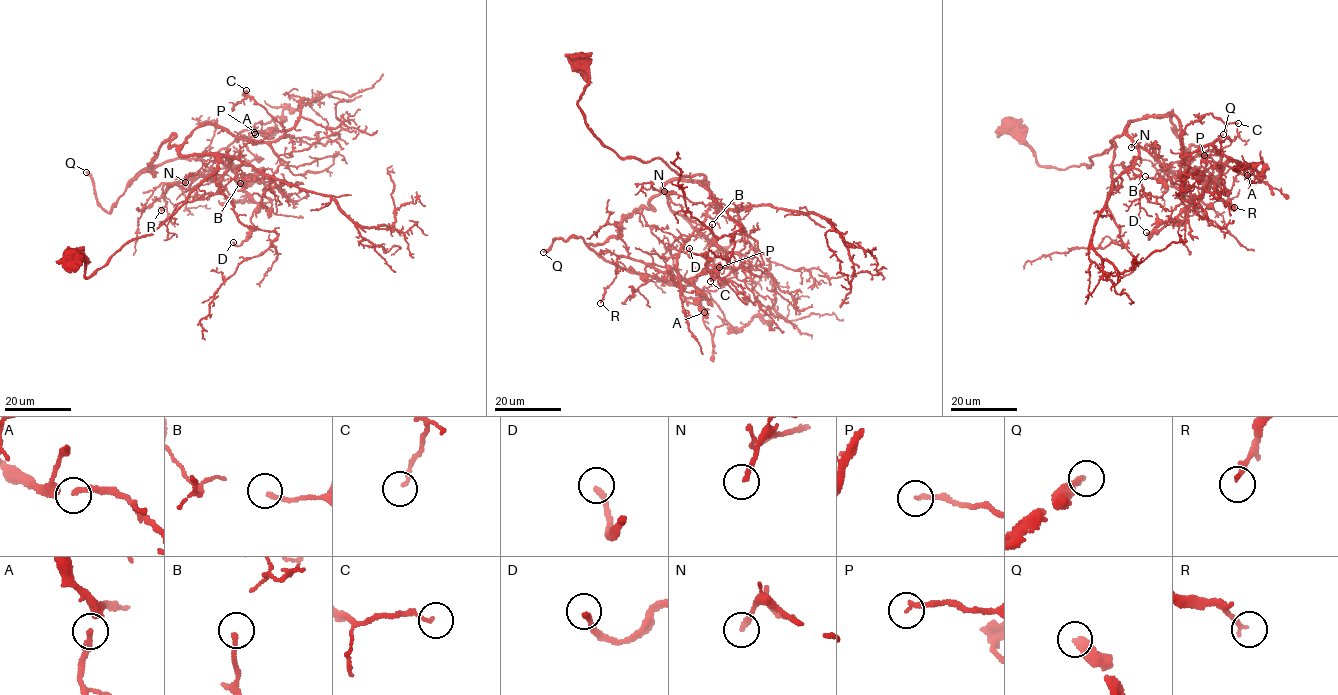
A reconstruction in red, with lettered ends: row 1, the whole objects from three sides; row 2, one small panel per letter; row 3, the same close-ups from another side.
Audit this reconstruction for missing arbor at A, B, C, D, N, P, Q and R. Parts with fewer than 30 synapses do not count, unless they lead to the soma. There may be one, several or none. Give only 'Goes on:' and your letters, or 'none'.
Goes on: Q

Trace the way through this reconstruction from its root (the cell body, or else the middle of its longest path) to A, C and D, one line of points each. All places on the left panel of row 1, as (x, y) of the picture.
A: (69, 256), (96, 272), (226, 155), (220, 193), (218, 152), (275, 120), (255, 134)
C: (69, 256), (86, 261), (87, 277), (177, 211), (218, 163), (180, 153), (197, 127), (283, 135), (246, 90)
D: (69, 256), (96, 272), (226, 155), (220, 193), (211, 171), (226, 167), (257, 204), (249, 236), (233, 242)

